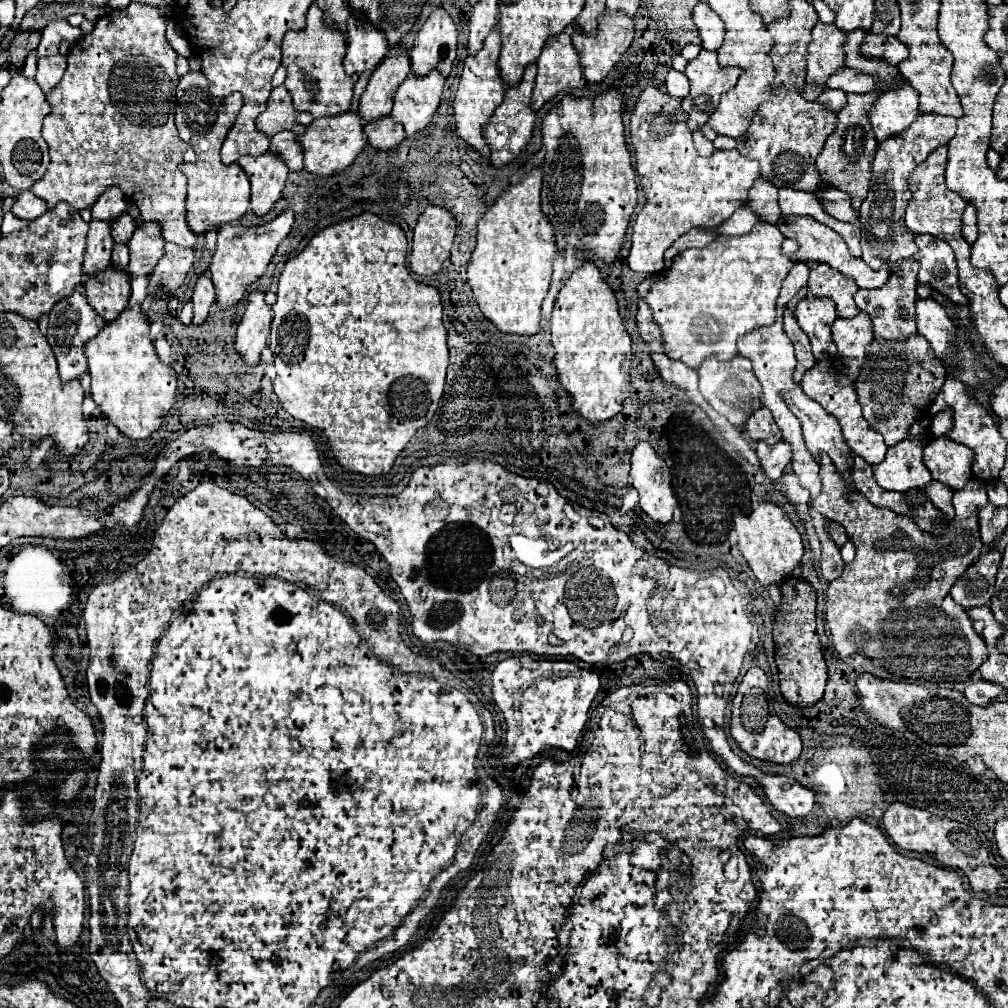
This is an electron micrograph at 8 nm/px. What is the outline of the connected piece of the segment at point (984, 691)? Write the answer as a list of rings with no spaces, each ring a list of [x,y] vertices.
[[[978,680],[978,682],[968,682],[964,696],[966,696],[968,702],[972,702],[976,706],[988,706],[998,698],[1000,692],[1002,692],[1002,686]]]

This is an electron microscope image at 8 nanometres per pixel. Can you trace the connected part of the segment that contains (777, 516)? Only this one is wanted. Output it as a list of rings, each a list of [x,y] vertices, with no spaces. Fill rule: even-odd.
[[[758,502],[752,510],[752,514],[742,514],[740,510],[734,512],[734,530],[738,534],[738,546],[742,556],[746,558],[750,570],[754,572],[754,578],[768,588],[770,584],[782,584],[792,570],[800,564],[804,556],[804,544],[802,536],[798,534],[796,526],[790,522],[786,512],[772,504],[772,502]]]

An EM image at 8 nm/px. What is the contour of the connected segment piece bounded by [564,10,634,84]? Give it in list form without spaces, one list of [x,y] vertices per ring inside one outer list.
[[[606,10],[600,16],[598,34],[594,38],[588,38],[584,32],[580,32],[574,26],[568,26],[564,32],[570,34],[572,44],[574,44],[574,48],[580,54],[580,66],[582,66],[582,74],[584,74],[586,82],[588,84],[598,84],[598,82],[602,82],[608,76],[608,72],[614,68],[614,64],[620,60],[620,56],[630,48],[632,38],[634,38],[634,22],[626,14],[620,14],[620,12],[610,14],[610,10]]]

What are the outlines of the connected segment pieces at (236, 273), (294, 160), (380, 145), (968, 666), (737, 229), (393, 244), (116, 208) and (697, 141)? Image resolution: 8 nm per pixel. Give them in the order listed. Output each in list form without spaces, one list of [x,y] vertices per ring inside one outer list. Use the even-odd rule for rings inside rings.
[[[288,208],[286,212],[282,212],[276,220],[268,222],[266,226],[252,228],[252,230],[256,230],[256,236],[246,236],[248,228],[244,228],[244,226],[232,226],[232,224],[222,226],[222,230],[218,232],[216,252],[214,252],[214,258],[210,264],[210,278],[216,288],[216,302],[222,310],[238,304],[244,298],[244,294],[248,292],[250,284],[256,282],[266,272],[276,248],[288,236],[292,224],[294,224],[294,214]]]
[[[288,130],[278,132],[278,134],[272,136],[272,140],[270,140],[270,152],[278,154],[284,160],[284,164],[288,166],[288,170],[292,170],[292,172],[302,170],[302,166],[304,166],[302,154],[300,154],[302,150],[300,150],[300,146],[296,142],[296,134],[292,134]]]
[[[384,116],[380,120],[374,120],[370,124],[364,126],[364,134],[368,138],[368,144],[374,148],[374,150],[394,150],[400,146],[400,142],[406,138],[404,134],[404,128],[394,122],[390,116]]]
[[[820,454],[820,480],[822,492],[816,500],[812,500],[812,508],[828,520],[842,524],[850,542],[856,546],[856,558],[846,564],[842,576],[830,582],[826,590],[826,624],[836,652],[842,658],[864,654],[870,660],[880,660],[890,674],[910,680],[966,682],[972,672],[980,668],[984,658],[988,658],[988,648],[982,636],[974,632],[966,610],[952,600],[950,588],[966,572],[966,568],[980,558],[982,552],[976,512],[988,502],[984,482],[970,480],[962,490],[954,492],[956,518],[942,534],[934,536],[920,530],[910,516],[896,514],[888,508],[876,508],[858,490],[852,486],[848,488],[844,478],[836,474],[836,466],[826,454]]]
[[[744,205],[740,206],[726,222],[722,222],[716,230],[718,230],[718,234],[738,236],[738,234],[750,232],[756,222],[760,222],[760,220],[756,218],[756,214],[748,208],[748,205]]]
[[[362,214],[352,220],[344,220],[340,224],[334,224],[326,230],[322,230],[318,236],[310,240],[310,244],[304,248],[302,254],[290,258],[284,264],[280,282],[278,282],[278,298],[272,306],[274,310],[274,322],[272,322],[272,340],[270,348],[274,352],[274,364],[276,364],[276,380],[274,380],[274,392],[282,404],[282,408],[296,420],[314,426],[322,430],[328,438],[328,444],[334,452],[336,462],[346,472],[356,472],[364,476],[380,476],[388,474],[398,458],[398,454],[406,448],[406,444],[414,438],[414,434],[424,428],[430,418],[434,416],[438,402],[444,394],[444,382],[446,382],[446,368],[448,368],[448,346],[446,346],[446,328],[442,322],[442,304],[440,294],[432,286],[424,286],[416,280],[412,280],[408,268],[406,268],[406,236],[400,230],[400,226],[380,220],[374,214]]]
[[[108,188],[92,206],[92,220],[116,220],[126,210],[126,198],[118,188]]]
[[[696,130],[696,132],[694,132],[694,146],[696,146],[696,150],[698,150],[698,154],[700,154],[700,156],[710,156],[710,154],[714,152],[712,142],[710,142],[710,140],[706,140],[706,138],[702,136],[702,132],[700,132],[700,130]]]

